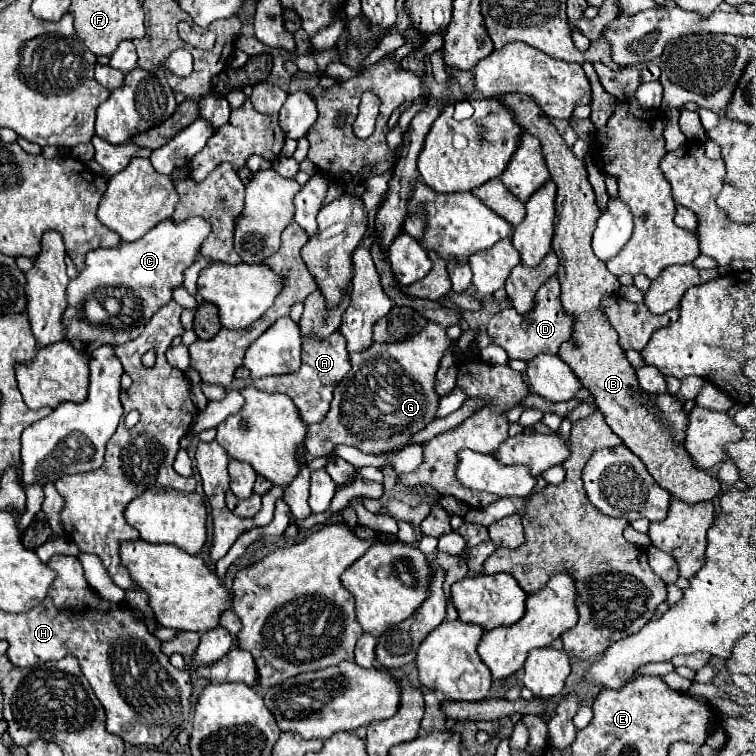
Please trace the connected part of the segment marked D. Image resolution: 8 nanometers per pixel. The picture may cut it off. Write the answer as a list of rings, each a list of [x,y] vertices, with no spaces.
[[[552,275],[552,279],[548,279],[548,283],[544,283],[538,289],[534,309],[524,317],[522,325],[520,325],[520,315],[516,313],[514,307],[504,307],[502,311],[498,311],[488,323],[488,335],[490,335],[492,343],[500,345],[508,353],[510,359],[528,361],[540,353],[558,353],[558,347],[572,333],[572,317],[568,317],[562,311],[558,295],[560,295],[560,283],[558,283],[556,275]]]

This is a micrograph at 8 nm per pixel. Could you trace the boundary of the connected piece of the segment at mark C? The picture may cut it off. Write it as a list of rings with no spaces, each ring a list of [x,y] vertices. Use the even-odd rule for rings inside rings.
[[[192,217],[182,223],[174,223],[168,219],[152,227],[138,241],[120,241],[112,249],[88,251],[84,259],[84,269],[68,283],[68,307],[62,315],[62,325],[66,331],[64,339],[80,353],[88,353],[90,347],[96,349],[104,343],[118,347],[134,341],[142,333],[148,319],[172,299],[172,287],[182,285],[184,269],[188,269],[196,261],[200,243],[208,237],[208,233],[210,223],[206,219]],[[100,289],[106,289],[106,295],[110,295],[112,291],[112,297],[116,297],[120,303],[120,311],[112,315],[112,327],[90,323],[82,309],[88,295],[96,293],[94,297],[98,297],[100,303],[104,301],[104,295],[98,295]]]

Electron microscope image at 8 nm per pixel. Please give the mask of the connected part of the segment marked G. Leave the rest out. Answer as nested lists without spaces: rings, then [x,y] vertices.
[[[428,321],[418,335],[404,343],[372,343],[364,351],[350,353],[352,369],[336,387],[328,415],[324,421],[308,425],[304,447],[310,457],[326,457],[332,449],[328,445],[352,445],[374,455],[406,445],[412,433],[434,419],[438,407],[434,375],[450,345],[452,339],[446,335],[446,327]]]

